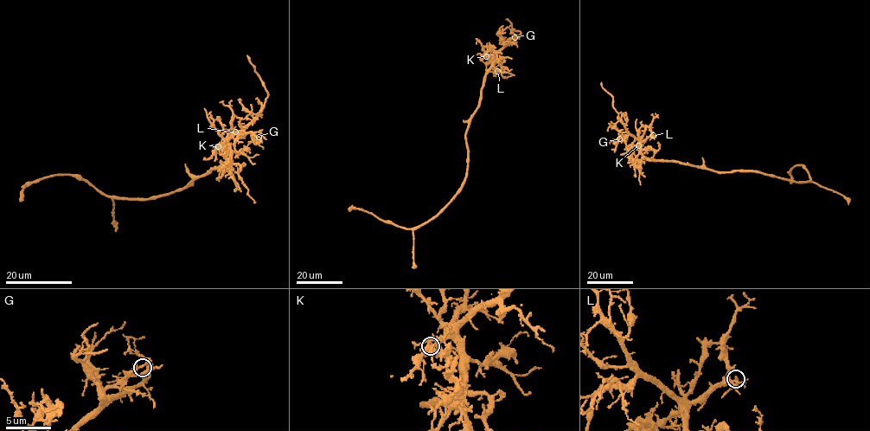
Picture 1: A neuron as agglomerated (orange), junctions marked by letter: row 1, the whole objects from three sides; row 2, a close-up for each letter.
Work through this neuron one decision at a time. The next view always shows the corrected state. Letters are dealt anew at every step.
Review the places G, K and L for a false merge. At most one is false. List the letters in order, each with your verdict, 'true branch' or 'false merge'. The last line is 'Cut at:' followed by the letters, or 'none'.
G: true branch
K: false merge
L: true branch
Cut at: K

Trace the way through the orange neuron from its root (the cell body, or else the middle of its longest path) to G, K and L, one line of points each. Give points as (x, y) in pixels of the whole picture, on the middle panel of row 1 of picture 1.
G: (467, 144), (465, 133), (470, 117), (479, 103), (485, 73), (495, 55), (514, 37)
K: (467, 144), (465, 133), (469, 120), (477, 106), (485, 73), (494, 61), (486, 55)
L: (467, 144), (465, 133), (469, 120), (477, 106), (483, 78), (493, 59), (492, 65), (497, 71)

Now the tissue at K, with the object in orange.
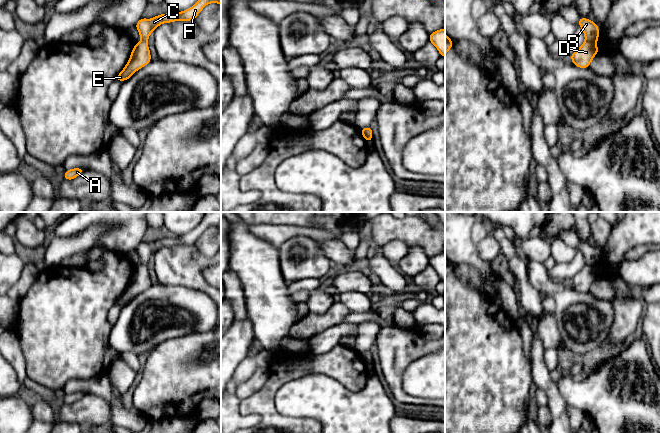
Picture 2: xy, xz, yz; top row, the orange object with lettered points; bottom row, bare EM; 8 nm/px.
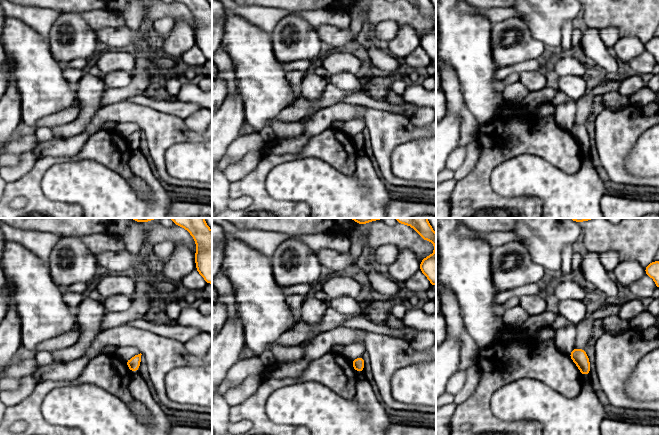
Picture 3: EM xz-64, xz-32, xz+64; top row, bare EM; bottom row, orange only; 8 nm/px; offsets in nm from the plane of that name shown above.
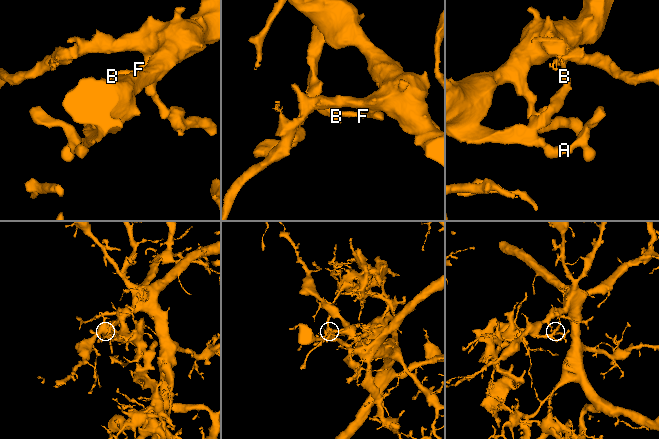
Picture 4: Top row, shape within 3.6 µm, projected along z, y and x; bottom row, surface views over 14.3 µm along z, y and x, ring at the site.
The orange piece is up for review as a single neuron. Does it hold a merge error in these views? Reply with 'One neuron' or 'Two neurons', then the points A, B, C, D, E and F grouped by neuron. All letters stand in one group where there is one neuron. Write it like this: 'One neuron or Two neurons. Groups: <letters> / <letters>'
Two neurons. Groups: A D E / B C F

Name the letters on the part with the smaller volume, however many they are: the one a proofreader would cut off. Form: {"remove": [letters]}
{"remove": ["A", "D", "E"]}

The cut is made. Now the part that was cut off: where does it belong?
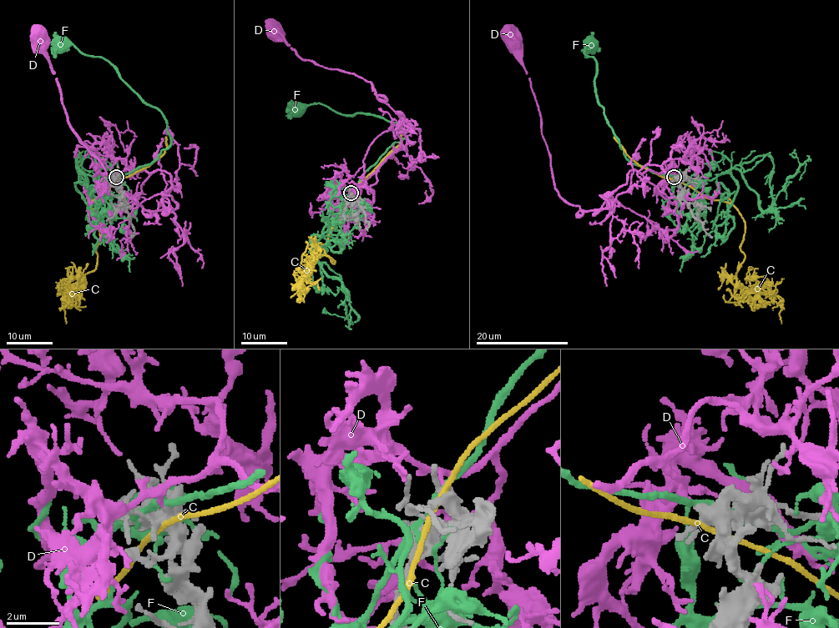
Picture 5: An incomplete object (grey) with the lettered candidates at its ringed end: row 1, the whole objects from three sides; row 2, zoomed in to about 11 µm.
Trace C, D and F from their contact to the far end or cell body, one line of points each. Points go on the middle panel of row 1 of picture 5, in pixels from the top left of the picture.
C: (351, 194), (325, 252), (335, 262), (319, 255), (299, 288), (301, 300)
D: (351, 192), (401, 148), (397, 133), (401, 119), (376, 97), (373, 85), (353, 73), (303, 60), (276, 34)
F: (351, 193), (361, 176), (386, 151), (405, 138), (401, 127), (373, 115), (341, 115), (318, 103), (295, 112)

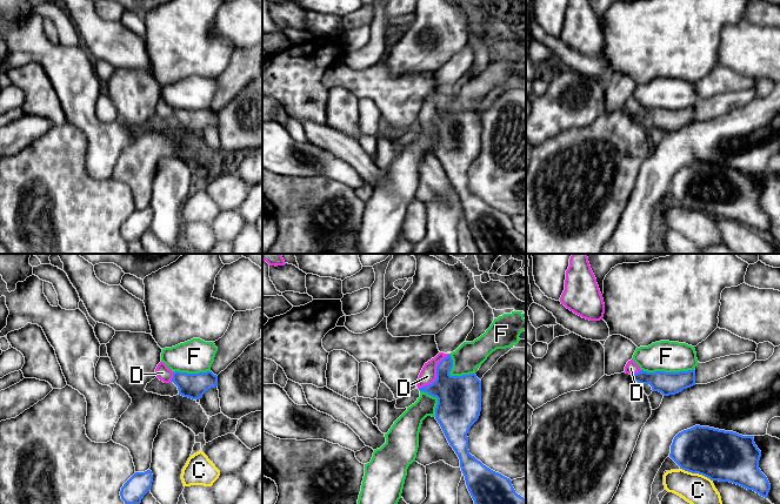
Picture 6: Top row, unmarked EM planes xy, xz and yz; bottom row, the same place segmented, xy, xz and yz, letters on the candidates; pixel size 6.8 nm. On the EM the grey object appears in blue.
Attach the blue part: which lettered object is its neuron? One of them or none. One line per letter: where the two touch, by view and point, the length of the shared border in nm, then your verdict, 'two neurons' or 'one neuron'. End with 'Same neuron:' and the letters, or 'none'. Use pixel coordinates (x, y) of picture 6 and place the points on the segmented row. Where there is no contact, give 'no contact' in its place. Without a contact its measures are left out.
C: yz (697, 472) | 240 nm | two neurons
D: xz (437, 375) | 320 nm | one neuron
F: yz (667, 373) | 360 nm | two neurons
Same neuron: D

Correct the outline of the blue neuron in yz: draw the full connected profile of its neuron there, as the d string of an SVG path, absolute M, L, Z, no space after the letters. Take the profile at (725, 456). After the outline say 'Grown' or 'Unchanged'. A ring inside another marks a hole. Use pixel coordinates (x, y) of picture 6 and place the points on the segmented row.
M695 425L674 437L669 457L685 471L729 482L767 498L771 484L759 469L761 451L753 437Z. Unchanged

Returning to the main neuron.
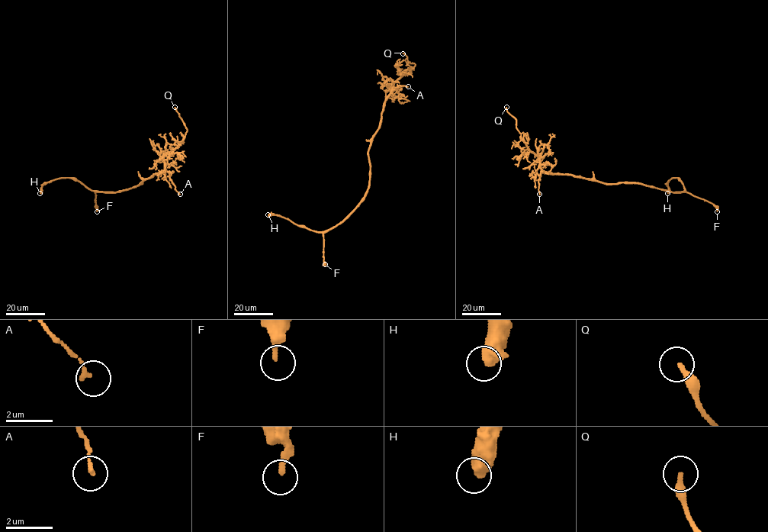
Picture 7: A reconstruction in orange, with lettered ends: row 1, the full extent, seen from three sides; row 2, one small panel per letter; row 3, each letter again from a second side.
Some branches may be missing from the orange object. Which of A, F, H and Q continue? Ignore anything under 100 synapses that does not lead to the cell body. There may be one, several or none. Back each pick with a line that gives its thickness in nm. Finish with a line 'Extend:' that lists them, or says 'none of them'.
Q: calibre 260 nm
Extend: Q

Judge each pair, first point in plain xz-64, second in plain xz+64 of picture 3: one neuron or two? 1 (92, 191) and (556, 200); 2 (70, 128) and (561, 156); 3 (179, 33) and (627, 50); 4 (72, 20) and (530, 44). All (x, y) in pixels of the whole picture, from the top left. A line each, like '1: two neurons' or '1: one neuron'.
1: one neuron
2: two neurons
3: one neuron
4: one neuron

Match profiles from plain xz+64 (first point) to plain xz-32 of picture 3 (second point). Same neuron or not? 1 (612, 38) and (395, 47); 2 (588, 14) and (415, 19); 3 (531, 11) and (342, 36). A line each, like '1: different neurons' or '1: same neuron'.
1: different neurons
2: same neuron
3: same neuron

